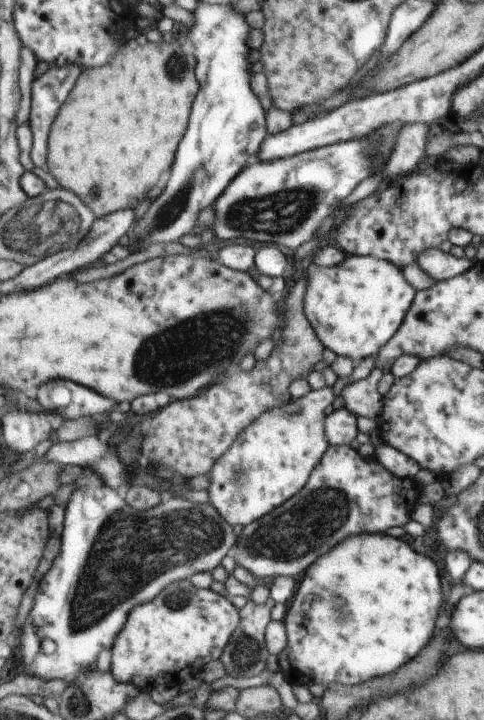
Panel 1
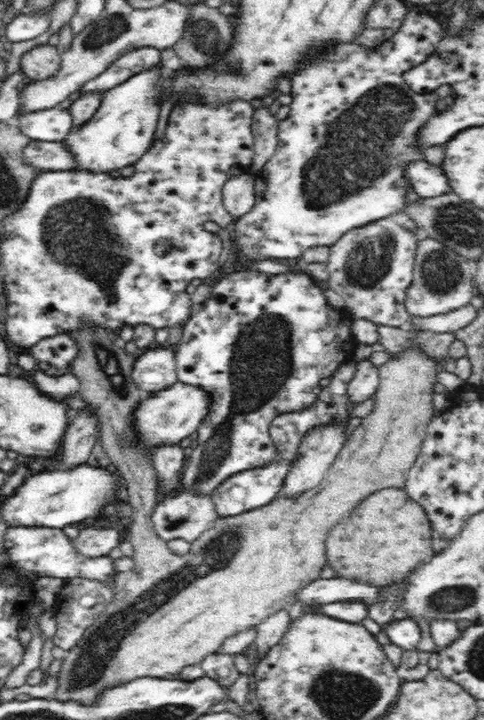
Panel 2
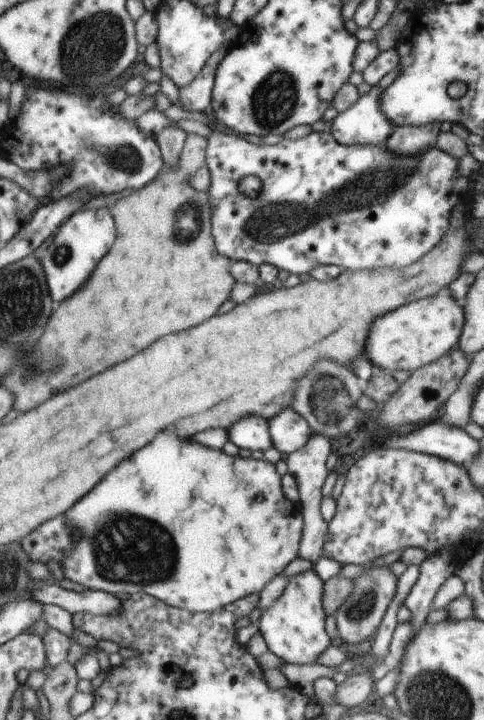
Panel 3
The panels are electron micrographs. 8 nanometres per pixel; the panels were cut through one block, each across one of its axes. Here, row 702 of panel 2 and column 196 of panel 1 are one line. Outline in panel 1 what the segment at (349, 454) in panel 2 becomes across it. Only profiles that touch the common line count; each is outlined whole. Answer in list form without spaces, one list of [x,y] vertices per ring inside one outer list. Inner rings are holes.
[[[131,39],[112,59],[103,66],[91,67],[81,73],[79,80],[75,83],[73,90],[69,93],[68,99],[61,105],[55,120],[53,121],[50,135],[48,138],[48,159],[47,169],[49,173],[57,180],[59,186],[72,190],[77,196],[80,196],[86,204],[92,207],[101,218],[105,215],[113,214],[115,211],[133,209],[139,202],[148,198],[148,192],[166,180],[167,170],[175,162],[175,152],[185,136],[185,126],[187,126],[188,114],[191,103],[195,100],[199,83],[193,74],[194,58],[192,57],[192,46],[189,43],[179,45],[178,43],[153,43],[147,40],[145,45],[139,44]]]

